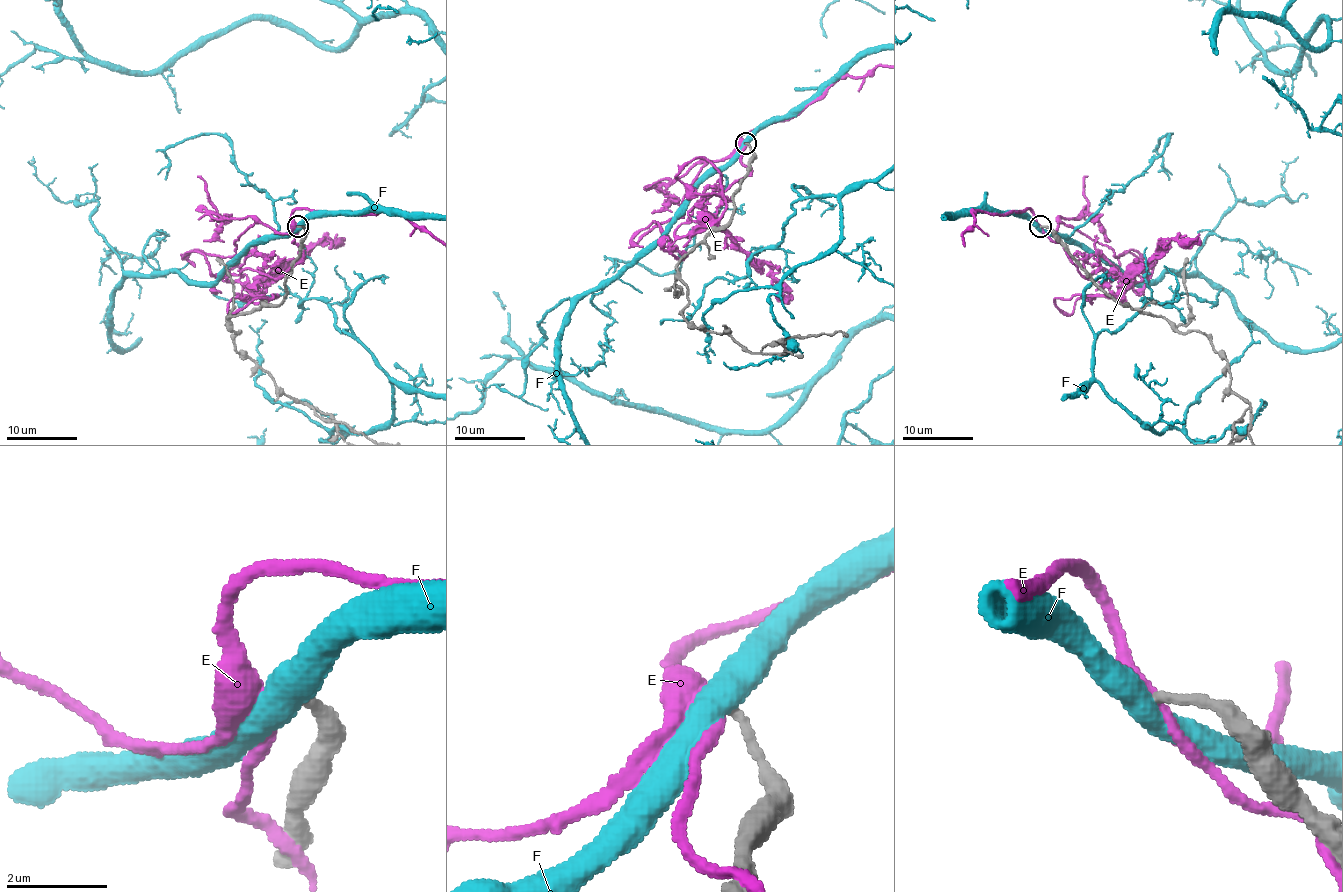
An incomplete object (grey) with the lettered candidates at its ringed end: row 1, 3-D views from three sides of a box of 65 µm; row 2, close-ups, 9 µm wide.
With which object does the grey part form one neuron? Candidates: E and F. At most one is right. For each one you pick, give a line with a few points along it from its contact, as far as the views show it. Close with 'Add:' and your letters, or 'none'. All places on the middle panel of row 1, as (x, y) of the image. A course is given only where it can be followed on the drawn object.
Add: none

